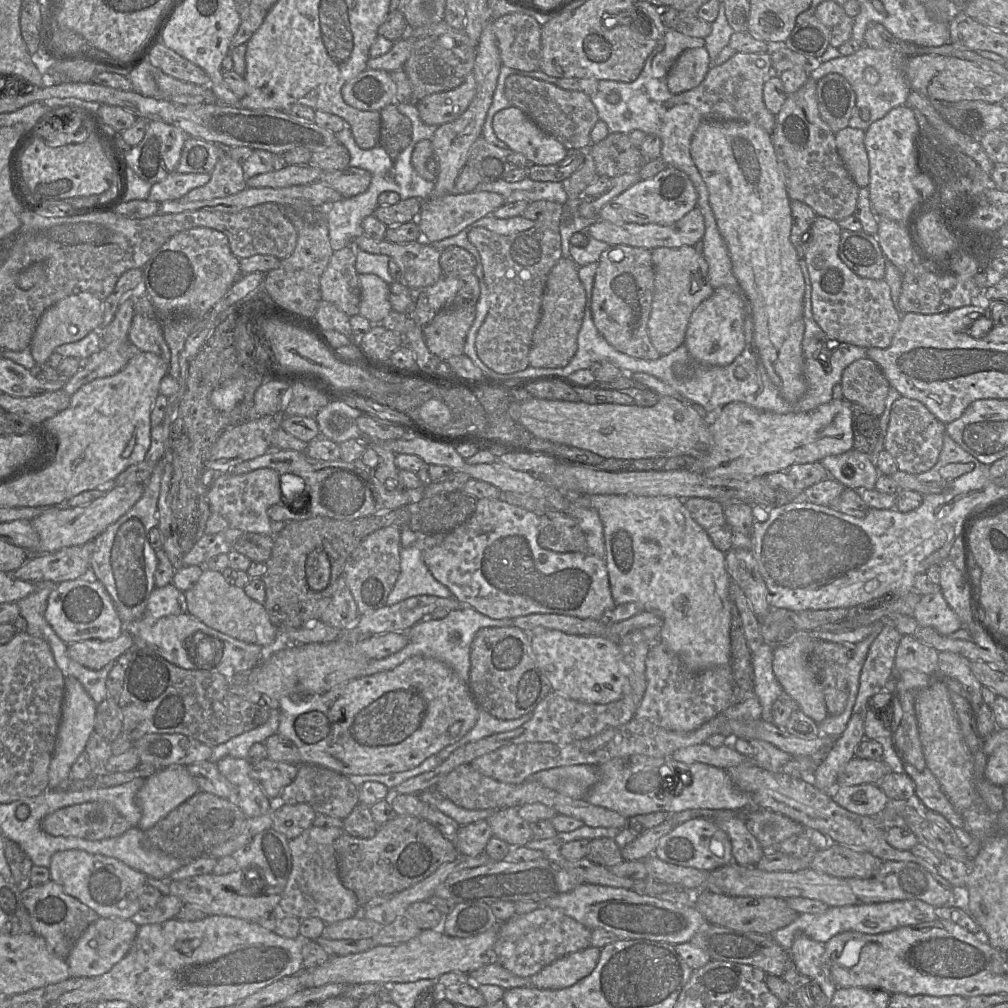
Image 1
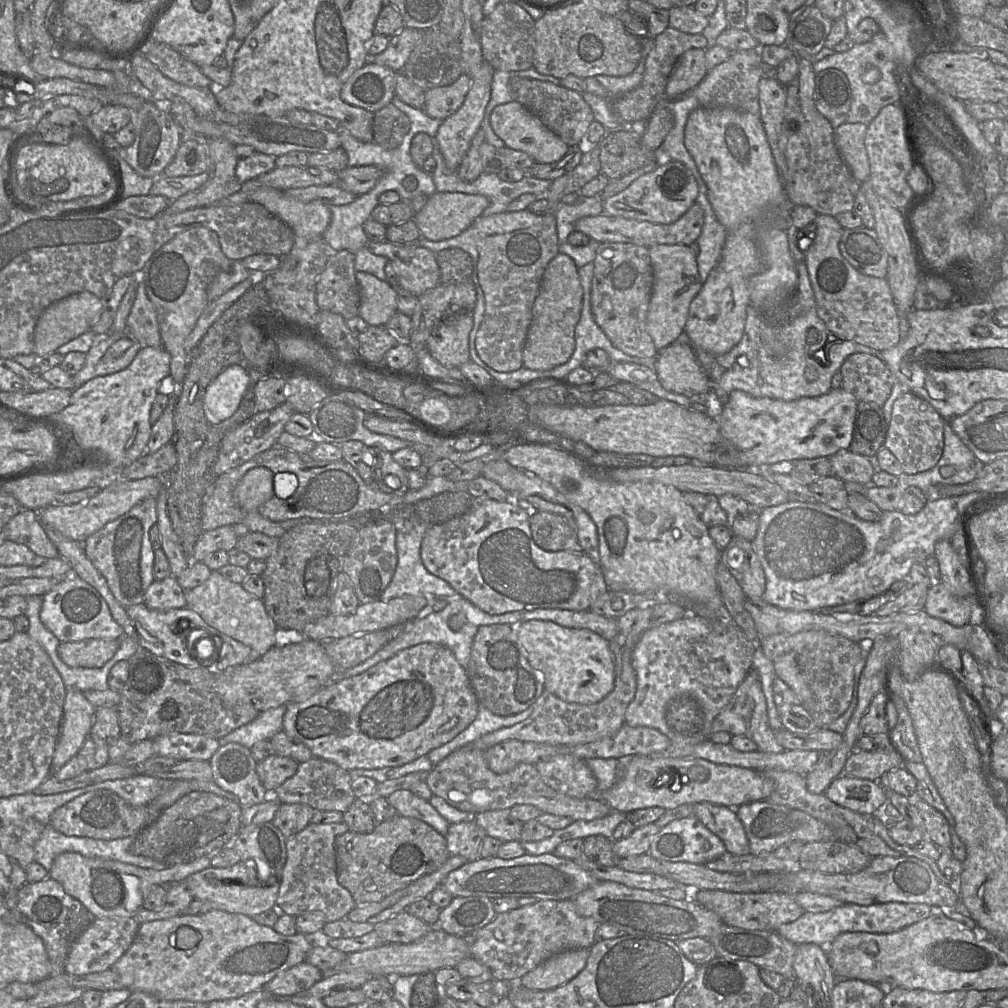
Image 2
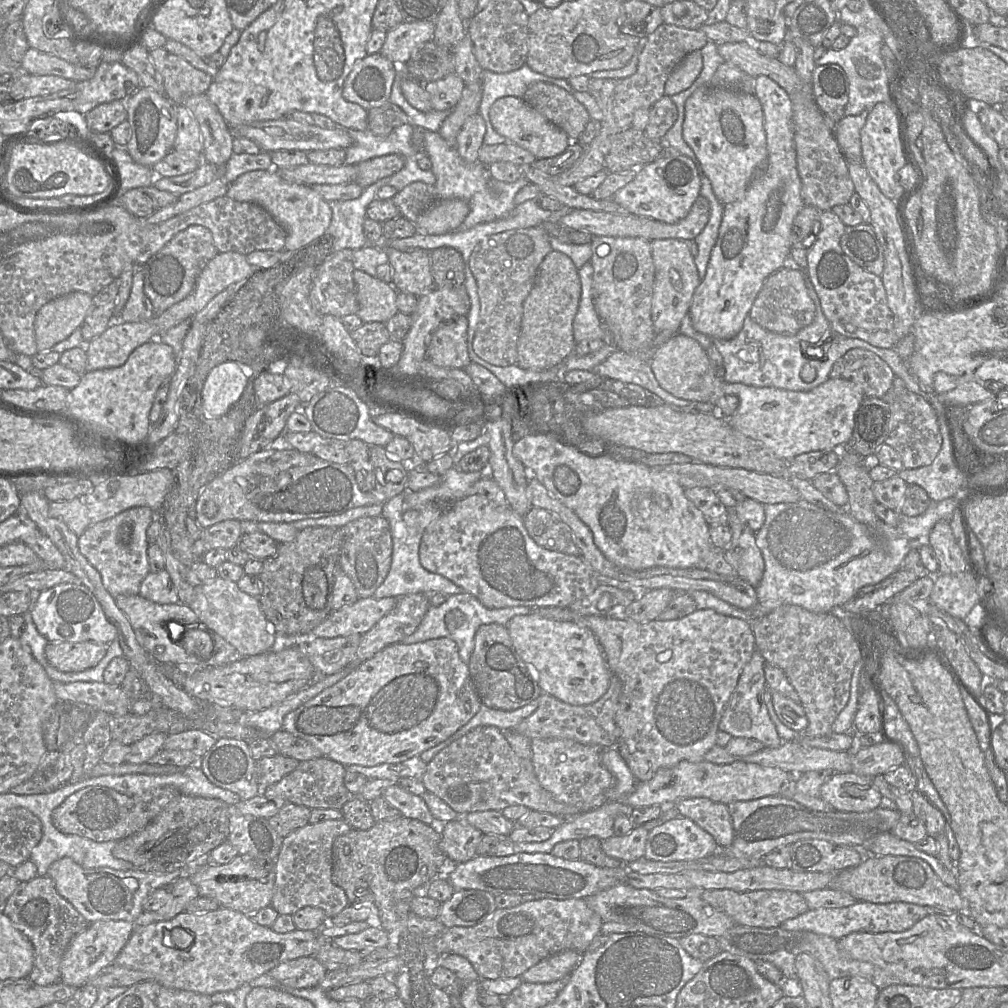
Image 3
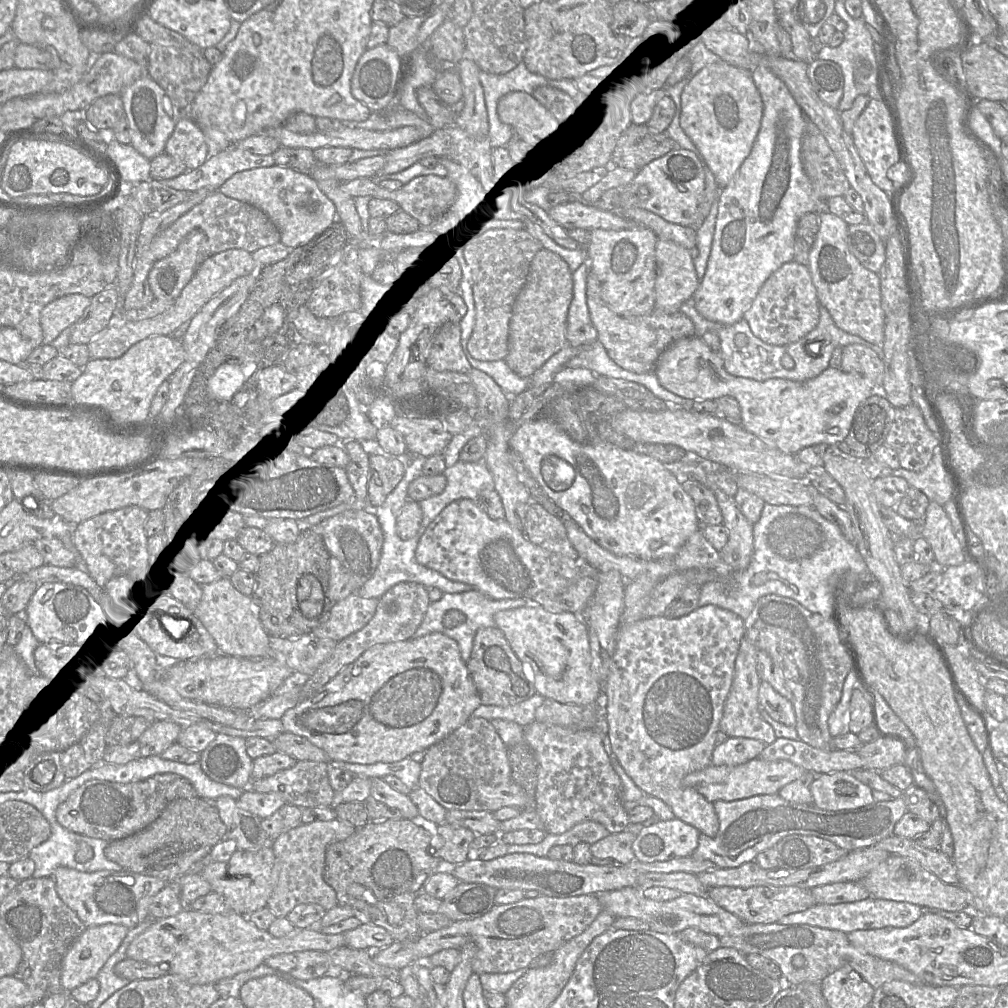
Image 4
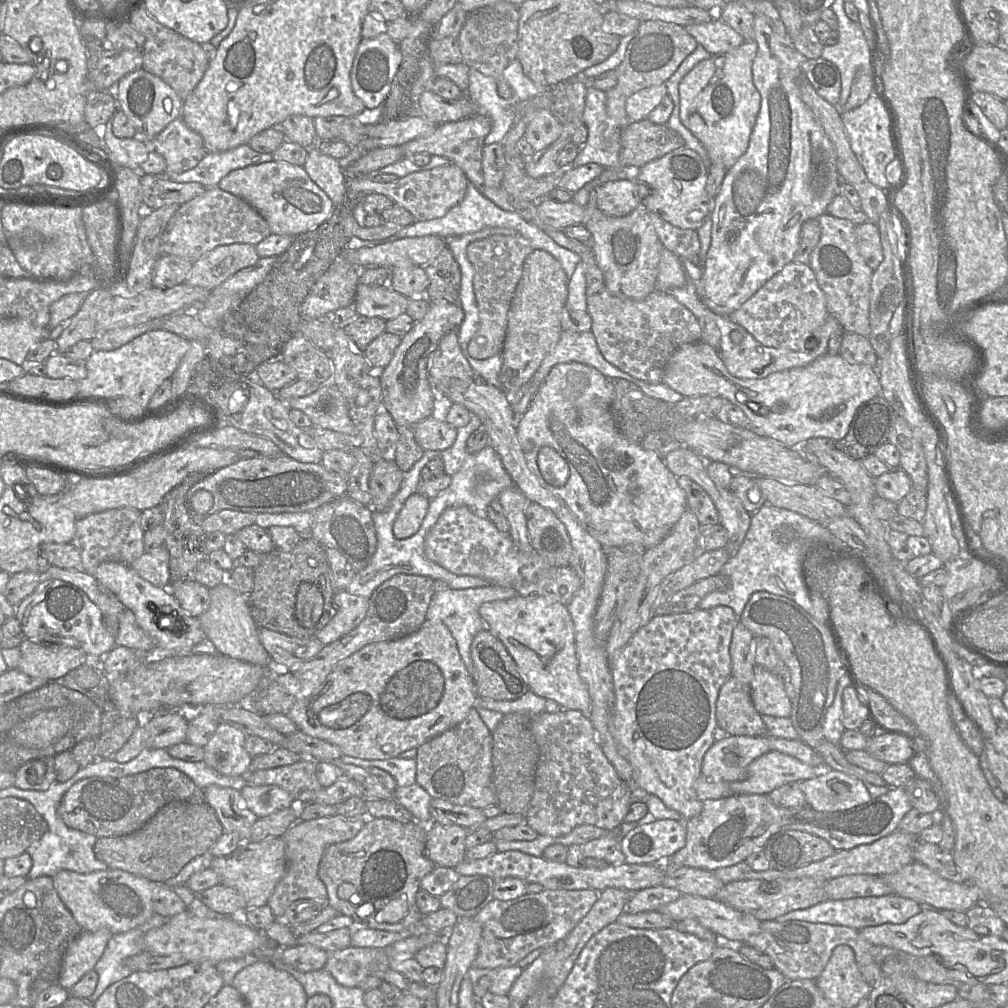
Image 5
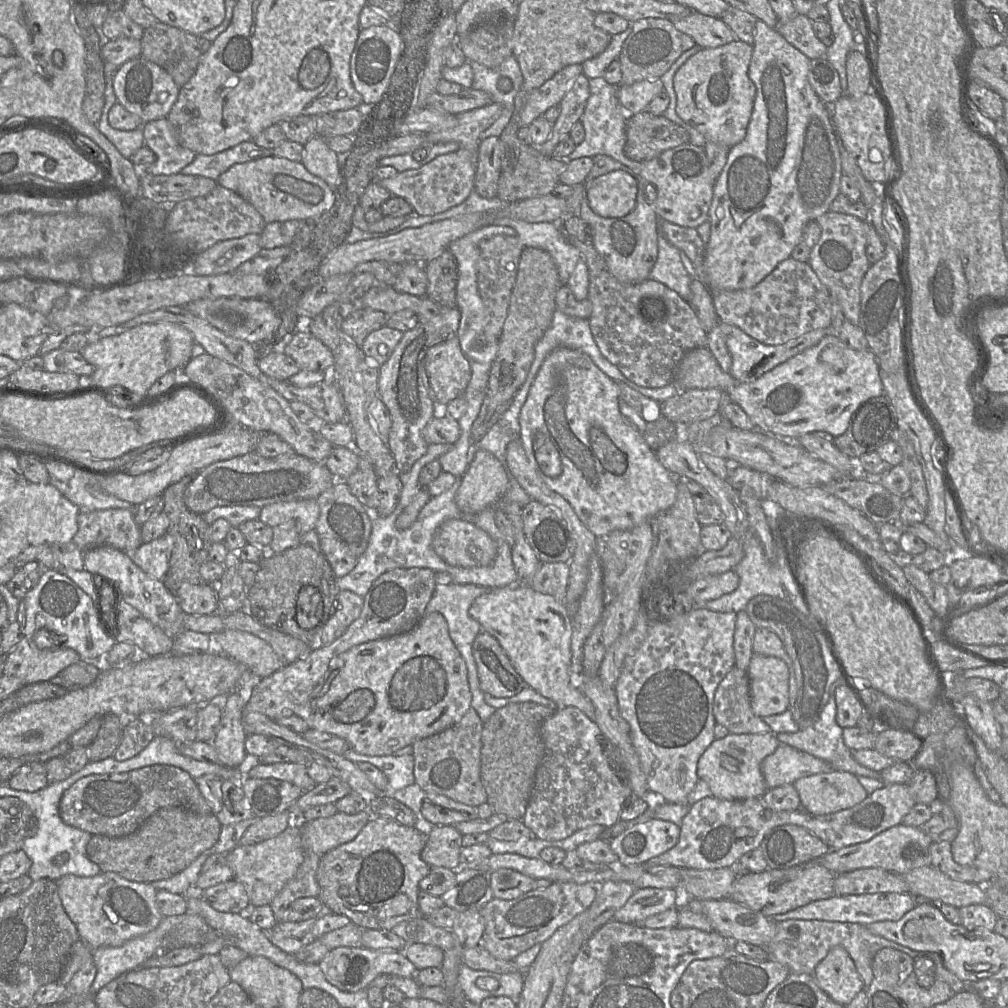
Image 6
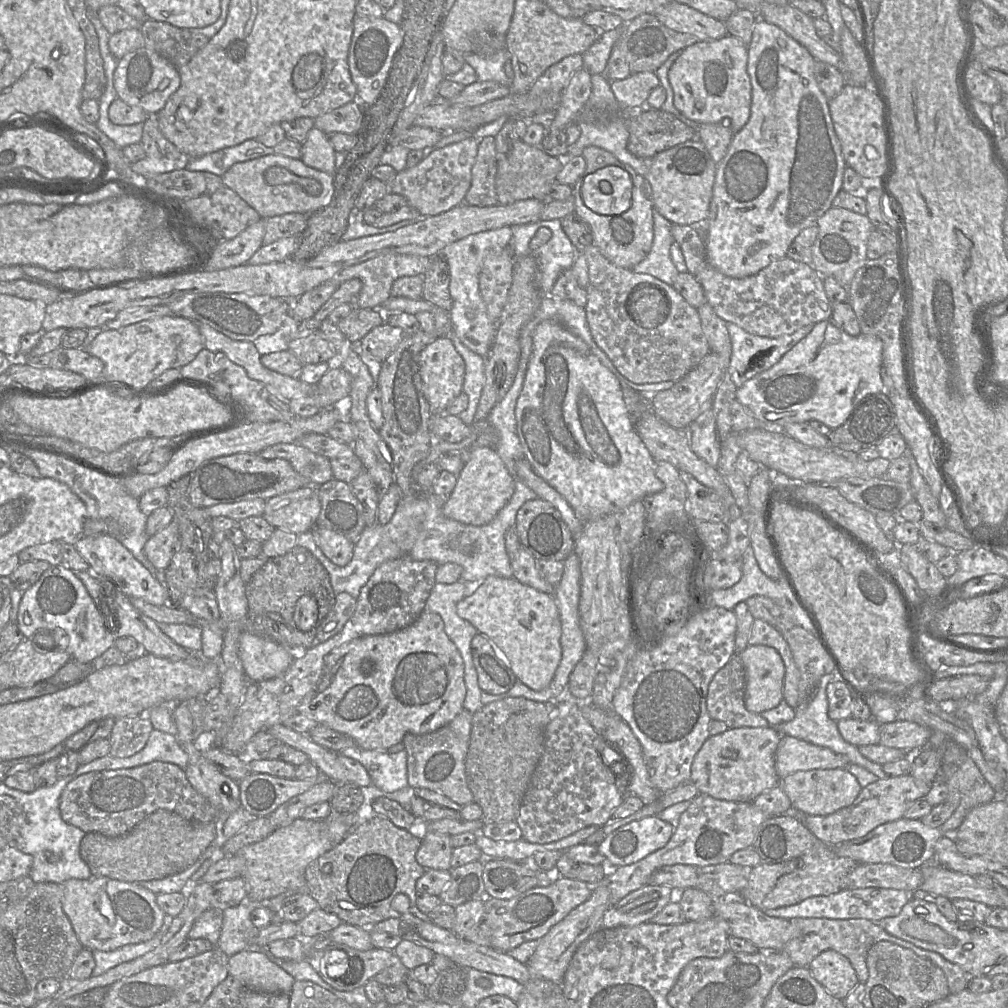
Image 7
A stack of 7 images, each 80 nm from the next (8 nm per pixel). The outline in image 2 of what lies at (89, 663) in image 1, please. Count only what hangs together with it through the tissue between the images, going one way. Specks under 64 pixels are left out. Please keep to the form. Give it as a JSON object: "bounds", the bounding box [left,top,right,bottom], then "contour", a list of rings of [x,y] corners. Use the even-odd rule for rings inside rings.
{"bounds":[57,639,119,668],"contour":[[[85,639],[63,642],[57,648],[61,660],[72,668],[101,668],[116,653],[119,640]]]}

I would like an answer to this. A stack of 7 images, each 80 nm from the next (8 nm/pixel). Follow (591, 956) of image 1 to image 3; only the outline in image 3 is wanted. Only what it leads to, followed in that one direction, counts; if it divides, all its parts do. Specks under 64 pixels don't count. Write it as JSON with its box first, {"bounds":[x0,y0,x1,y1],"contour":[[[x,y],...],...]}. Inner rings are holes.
{"bounds":[521,950,582,983],"contour":[[[565,950],[553,954],[529,968],[521,975],[522,982],[551,983],[572,974],[581,960],[582,954],[575,950]]]}

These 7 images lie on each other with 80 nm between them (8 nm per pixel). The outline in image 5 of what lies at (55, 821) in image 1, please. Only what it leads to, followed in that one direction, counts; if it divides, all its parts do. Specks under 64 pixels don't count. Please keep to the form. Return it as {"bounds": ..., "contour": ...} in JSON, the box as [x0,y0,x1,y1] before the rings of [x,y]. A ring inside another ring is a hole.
{"bounds":[57,768,204,837],"contour":[[[152,768],[120,778],[90,777],[76,782],[60,801],[57,814],[66,826],[99,837],[118,837],[141,829],[161,808],[172,802],[204,803],[204,793],[186,774],[175,768]]]}

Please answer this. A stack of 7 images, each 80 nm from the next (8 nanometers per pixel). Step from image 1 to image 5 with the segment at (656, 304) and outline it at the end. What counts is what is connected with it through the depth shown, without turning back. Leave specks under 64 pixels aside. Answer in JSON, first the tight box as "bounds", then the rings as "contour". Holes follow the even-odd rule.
{"bounds":[655,248,688,294],"contour":[[[662,248],[657,268],[655,290],[670,294],[674,288],[688,281],[682,261],[667,248]]]}

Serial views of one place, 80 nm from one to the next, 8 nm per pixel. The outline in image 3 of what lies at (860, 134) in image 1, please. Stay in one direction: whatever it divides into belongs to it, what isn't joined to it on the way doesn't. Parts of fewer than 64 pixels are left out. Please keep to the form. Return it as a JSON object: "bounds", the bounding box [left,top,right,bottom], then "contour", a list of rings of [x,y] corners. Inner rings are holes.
{"bounds":[834,111,869,163],"contour":[[[869,111],[855,116],[844,116],[835,125],[834,137],[847,162],[862,163],[860,131]]]}

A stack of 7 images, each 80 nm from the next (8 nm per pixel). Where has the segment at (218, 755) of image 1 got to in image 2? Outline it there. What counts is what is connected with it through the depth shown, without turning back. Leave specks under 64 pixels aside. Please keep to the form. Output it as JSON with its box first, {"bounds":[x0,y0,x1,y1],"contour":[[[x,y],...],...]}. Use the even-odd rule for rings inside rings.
{"bounds":[219,705,287,749],"contour":[[[287,705],[270,708],[260,714],[248,724],[245,724],[223,738],[219,739],[219,745],[238,743],[250,749],[255,743],[269,740],[274,734],[282,730],[283,717]]]}

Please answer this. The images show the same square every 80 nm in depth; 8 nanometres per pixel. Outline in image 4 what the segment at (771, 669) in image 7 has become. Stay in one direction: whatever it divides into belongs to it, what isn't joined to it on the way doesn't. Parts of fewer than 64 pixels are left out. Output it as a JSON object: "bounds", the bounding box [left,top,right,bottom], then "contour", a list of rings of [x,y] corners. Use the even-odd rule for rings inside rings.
{"bounds":[759,681,796,727],"contour":[[[762,681],[759,687],[759,706],[774,720],[795,727],[796,716],[792,702],[765,681]]]}

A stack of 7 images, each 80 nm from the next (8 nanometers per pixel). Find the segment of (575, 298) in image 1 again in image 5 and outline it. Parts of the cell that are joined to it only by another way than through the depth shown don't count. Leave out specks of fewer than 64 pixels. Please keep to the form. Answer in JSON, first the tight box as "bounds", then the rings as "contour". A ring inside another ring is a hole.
{"bounds":[500,249,568,393],"contour":[[[533,249],[526,258],[523,274],[516,288],[508,313],[508,325],[502,349],[500,388],[516,393],[530,382],[546,355],[559,341],[562,330],[562,310],[568,299],[568,282],[560,262],[550,253]]]}

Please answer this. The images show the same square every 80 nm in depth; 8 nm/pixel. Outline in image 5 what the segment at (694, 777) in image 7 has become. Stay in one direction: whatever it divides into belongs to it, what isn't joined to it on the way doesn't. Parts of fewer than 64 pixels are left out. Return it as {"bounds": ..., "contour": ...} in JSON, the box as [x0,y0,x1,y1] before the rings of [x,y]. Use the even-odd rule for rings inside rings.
{"bounds":[701,735,770,782],"contour":[[[730,735],[714,744],[705,753],[701,775],[712,778],[714,781],[734,782],[746,776],[747,768],[752,761],[770,751],[770,735],[765,736],[742,736]]]}

